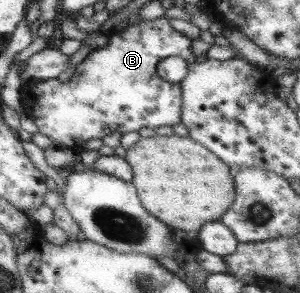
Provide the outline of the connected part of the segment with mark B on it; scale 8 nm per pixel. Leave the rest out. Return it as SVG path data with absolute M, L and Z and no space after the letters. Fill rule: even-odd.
M164 17L140 19L109 37L109 45L88 54L68 82L61 84L58 79L50 79L22 86L24 112L32 116L39 132L48 136L56 147L80 151L88 140L102 139L113 132L124 134L181 122L180 83L162 80L157 67L168 56L178 56L188 64L195 62L193 40L174 30Z

